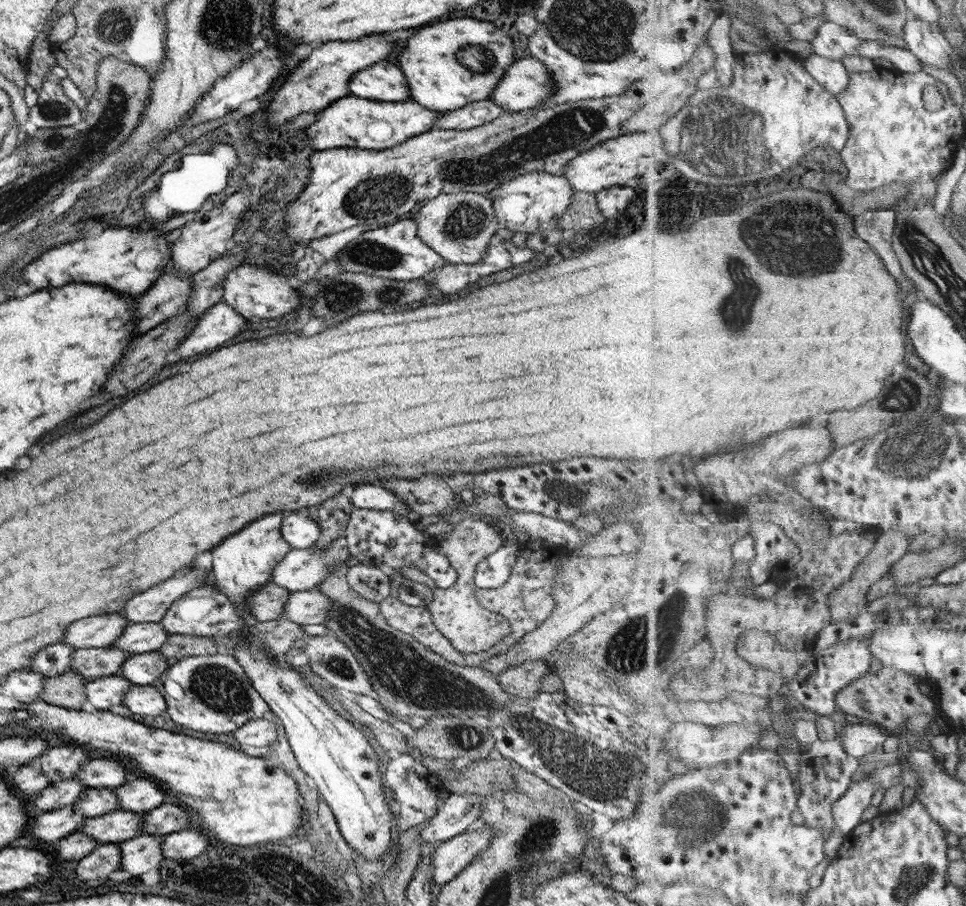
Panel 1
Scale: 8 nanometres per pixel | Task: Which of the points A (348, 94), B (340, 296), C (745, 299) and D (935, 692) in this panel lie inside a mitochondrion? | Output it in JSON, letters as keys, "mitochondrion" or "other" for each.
{"A":"other","B":"mitochondrion","C":"mitochondrion","D":"other"}

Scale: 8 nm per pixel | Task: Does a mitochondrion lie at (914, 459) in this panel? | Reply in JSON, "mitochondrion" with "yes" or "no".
{"mitochondrion":"yes"}

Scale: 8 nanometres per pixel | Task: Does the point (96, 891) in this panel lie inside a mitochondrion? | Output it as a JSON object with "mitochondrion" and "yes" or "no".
{"mitochondrion":"no"}

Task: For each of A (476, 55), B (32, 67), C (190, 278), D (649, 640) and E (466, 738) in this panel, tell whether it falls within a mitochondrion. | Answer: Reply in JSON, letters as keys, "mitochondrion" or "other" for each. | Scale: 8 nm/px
{"A":"mitochondrion","B":"other","C":"other","D":"mitochondrion","E":"mitochondrion"}

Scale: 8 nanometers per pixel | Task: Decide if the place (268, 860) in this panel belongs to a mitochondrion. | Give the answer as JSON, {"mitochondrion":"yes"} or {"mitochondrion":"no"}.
{"mitochondrion":"no"}

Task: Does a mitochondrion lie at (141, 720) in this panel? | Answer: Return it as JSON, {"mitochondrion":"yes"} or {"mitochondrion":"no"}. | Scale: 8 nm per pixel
{"mitochondrion":"no"}

